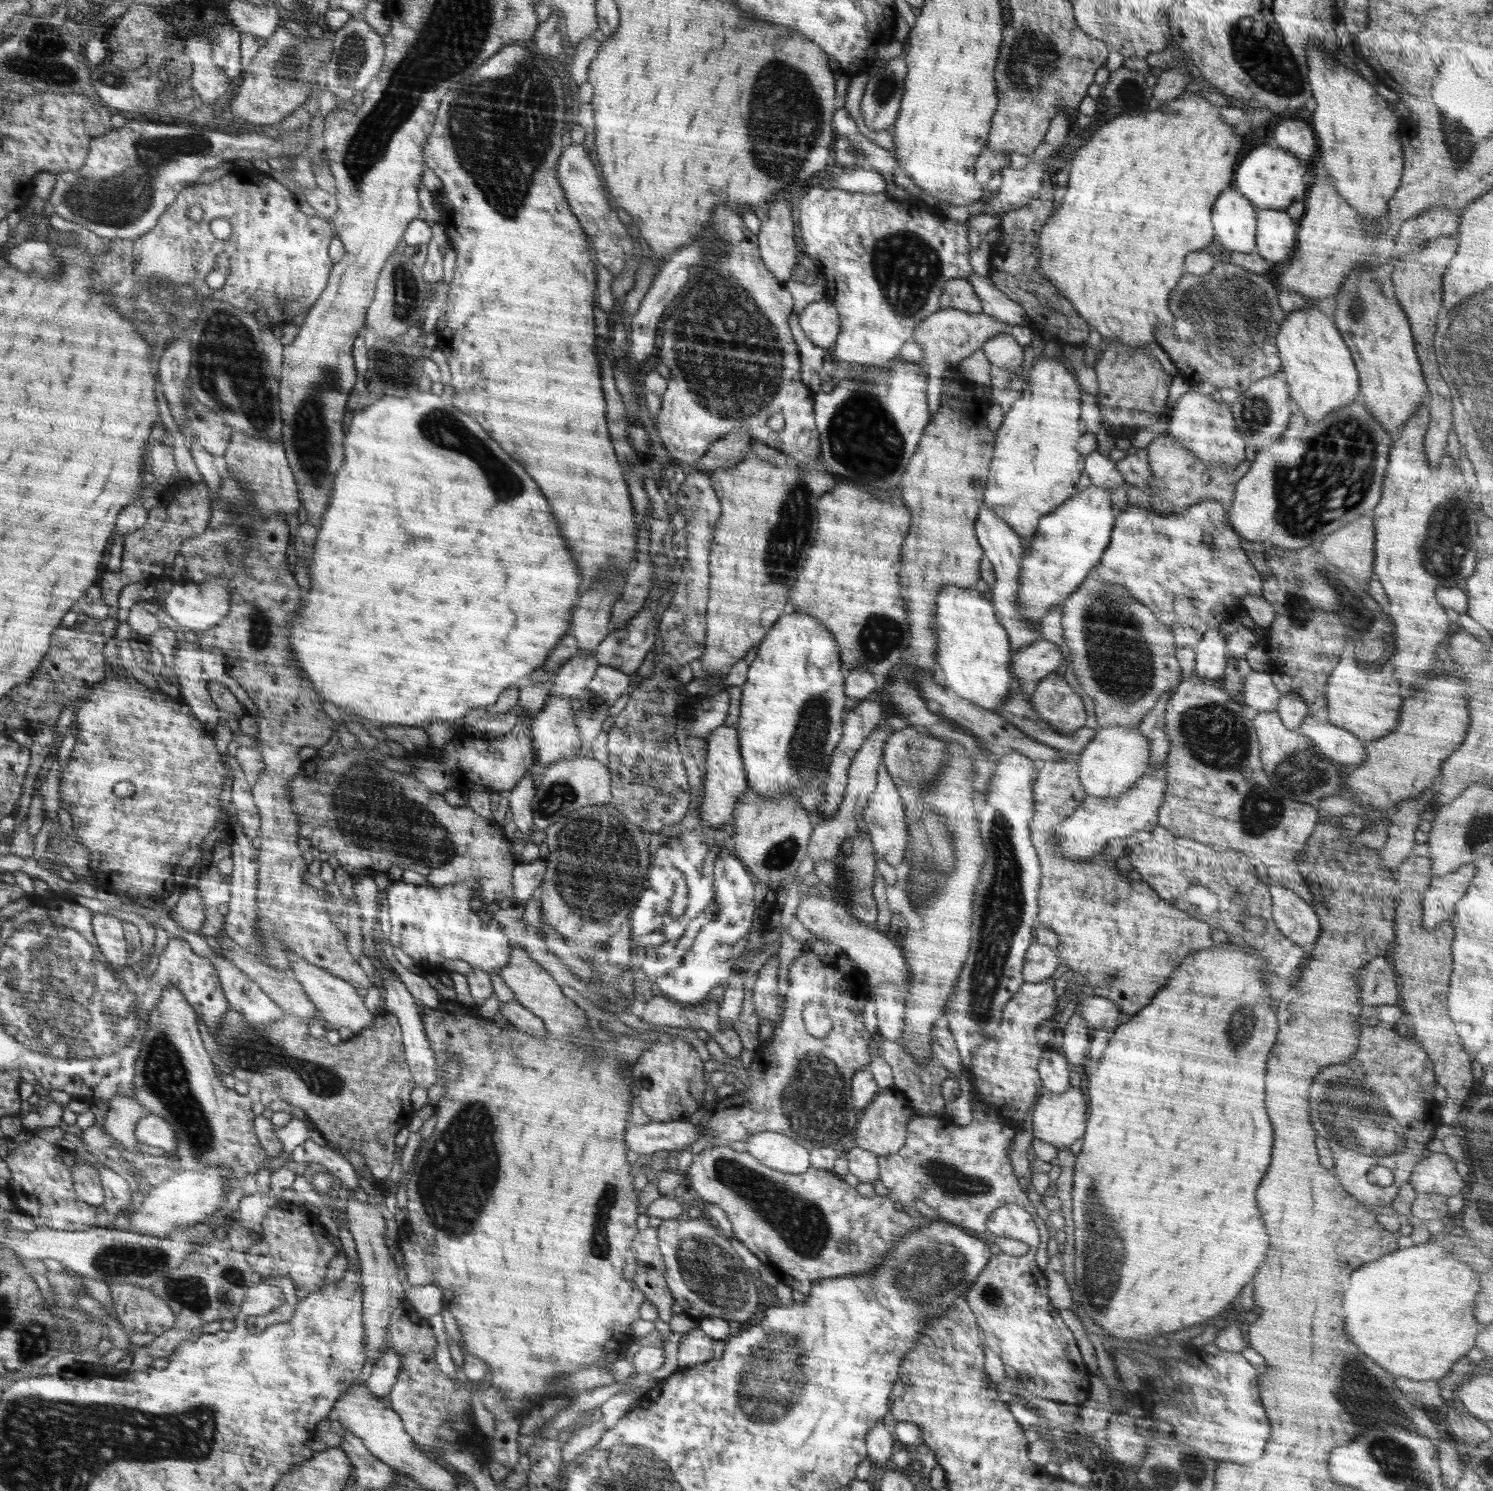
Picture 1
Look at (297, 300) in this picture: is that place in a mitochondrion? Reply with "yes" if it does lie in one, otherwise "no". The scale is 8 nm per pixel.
no

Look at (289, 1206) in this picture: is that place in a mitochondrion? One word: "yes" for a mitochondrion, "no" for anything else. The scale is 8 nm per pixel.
no

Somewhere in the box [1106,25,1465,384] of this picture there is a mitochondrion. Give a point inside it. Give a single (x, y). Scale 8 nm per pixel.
(1199, 298)

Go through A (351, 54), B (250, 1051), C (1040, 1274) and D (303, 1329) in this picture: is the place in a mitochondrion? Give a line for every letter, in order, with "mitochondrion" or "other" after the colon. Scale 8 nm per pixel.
A: mitochondrion
B: mitochondrion
C: other
D: other

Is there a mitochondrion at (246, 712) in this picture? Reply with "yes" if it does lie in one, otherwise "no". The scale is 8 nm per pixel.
no

